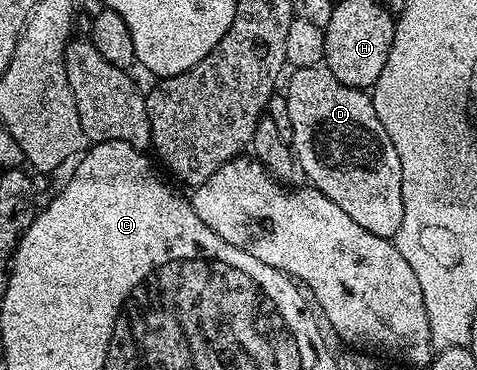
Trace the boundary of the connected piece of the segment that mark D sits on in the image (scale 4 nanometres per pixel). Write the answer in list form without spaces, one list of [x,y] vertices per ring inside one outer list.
[[[324,66],[299,68],[289,80],[289,92],[284,93],[287,114],[291,114],[291,147],[297,157],[297,167],[312,187],[318,188],[335,206],[351,217],[351,222],[363,226],[376,236],[396,237],[403,222],[403,170],[399,166],[399,154],[375,114],[372,95],[368,91],[343,86],[335,74]]]

